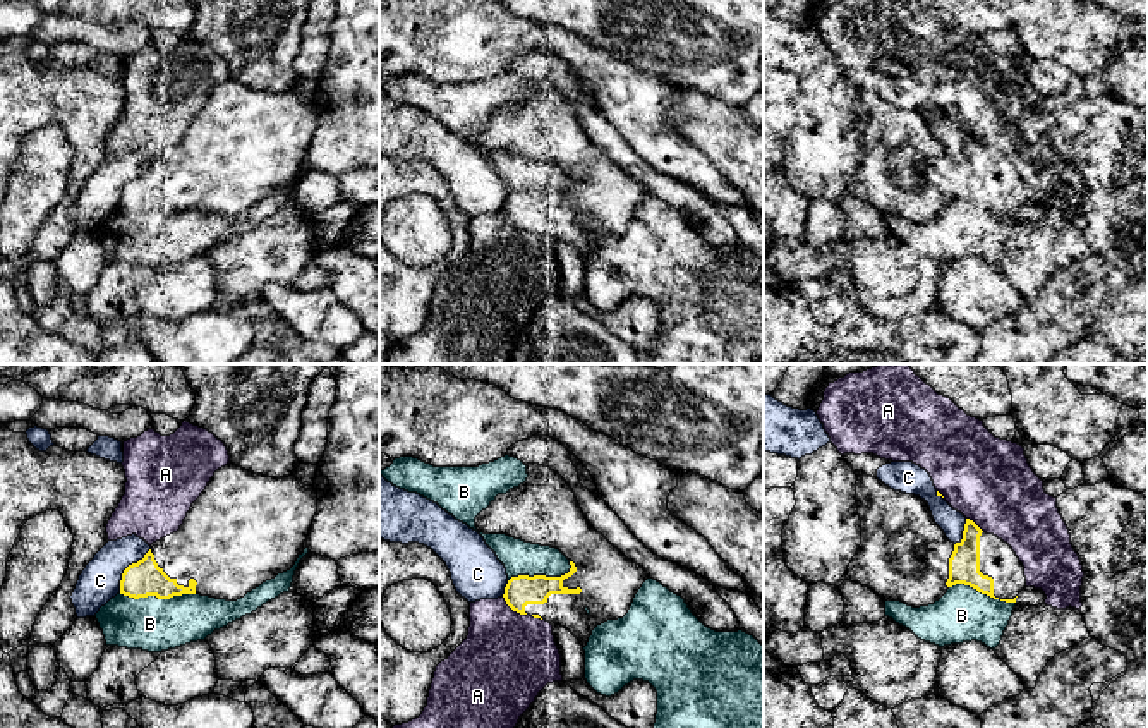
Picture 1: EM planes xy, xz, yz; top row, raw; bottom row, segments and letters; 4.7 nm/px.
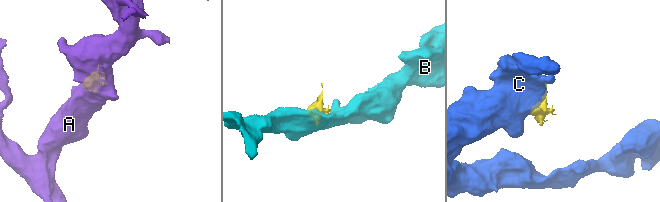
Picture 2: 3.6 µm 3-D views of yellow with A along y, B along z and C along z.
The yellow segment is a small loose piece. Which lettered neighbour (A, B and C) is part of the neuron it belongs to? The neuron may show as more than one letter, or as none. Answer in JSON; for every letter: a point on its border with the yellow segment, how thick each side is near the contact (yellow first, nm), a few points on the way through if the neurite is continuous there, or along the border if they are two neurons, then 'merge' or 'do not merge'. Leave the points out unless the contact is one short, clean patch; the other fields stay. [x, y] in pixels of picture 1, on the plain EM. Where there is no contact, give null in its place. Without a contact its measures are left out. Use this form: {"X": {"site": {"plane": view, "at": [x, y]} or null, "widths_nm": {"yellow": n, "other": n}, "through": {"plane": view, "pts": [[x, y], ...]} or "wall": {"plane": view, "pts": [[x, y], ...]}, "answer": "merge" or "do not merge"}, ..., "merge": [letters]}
{"A": {"site": {"plane": "xz", "at": [513, 225]}, "widths_nm": {"yellow": 140, "other": 440}, "answer": "do not merge"}, "B": {"site": {"plane": "xy", "at": [157, 212]}, "widths_nm": {"yellow": 170, "other": 260}, "answer": "do not merge"}, "C": {"site": {"plane": "xy", "at": [127, 182]}, "widths_nm": {"yellow": 170, "other": 190}, "answer": "do not merge"}, "merge": []}

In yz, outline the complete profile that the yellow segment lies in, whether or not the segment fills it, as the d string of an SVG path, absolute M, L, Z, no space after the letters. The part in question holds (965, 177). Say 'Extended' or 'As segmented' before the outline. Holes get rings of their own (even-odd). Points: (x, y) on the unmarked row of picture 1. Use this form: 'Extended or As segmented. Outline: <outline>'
Extended. Outline: M867 89L858 91L856 120L861 160L848 182L846 194L867 201L885 216L901 216L913 223L928 221L949 203L964 199L994 215L1016 218L1018 209L1026 204L1024 182L1012 163L997 151L983 148L970 134L963 155L954 160L935 139L925 115L894 106Z

